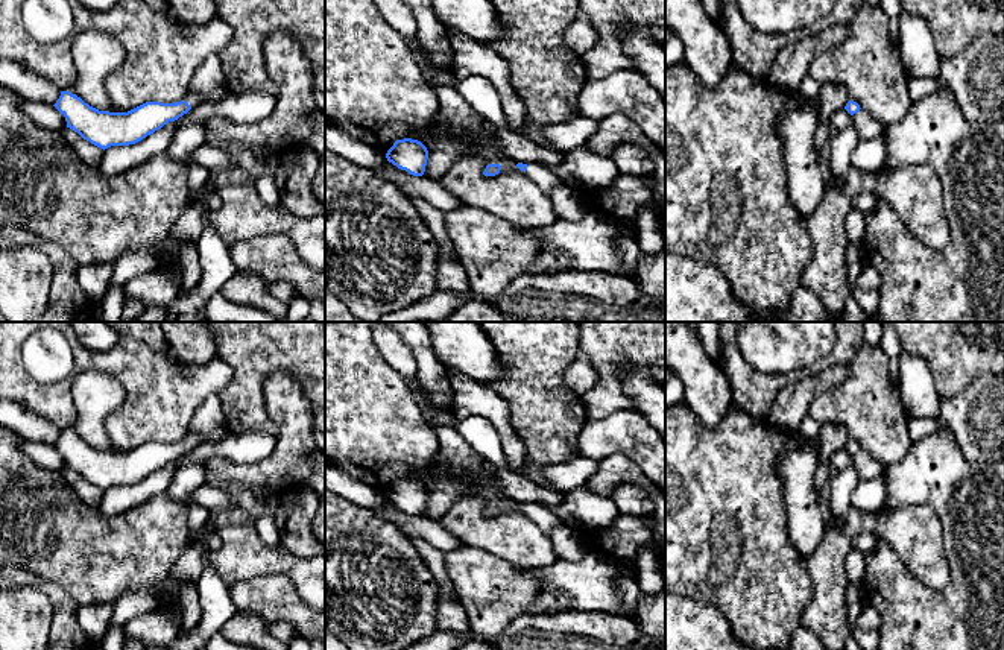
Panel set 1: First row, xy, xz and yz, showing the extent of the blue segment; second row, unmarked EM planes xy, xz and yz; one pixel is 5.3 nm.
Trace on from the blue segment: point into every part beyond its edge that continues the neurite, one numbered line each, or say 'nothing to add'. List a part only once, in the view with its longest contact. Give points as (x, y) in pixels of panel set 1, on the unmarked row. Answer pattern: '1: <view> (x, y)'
1: xz (546, 520)

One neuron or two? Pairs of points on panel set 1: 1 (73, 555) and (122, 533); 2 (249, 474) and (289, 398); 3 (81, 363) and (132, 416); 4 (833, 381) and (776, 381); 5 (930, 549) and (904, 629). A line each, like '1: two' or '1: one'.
1: one
2: one
3: one
4: two
5: two

